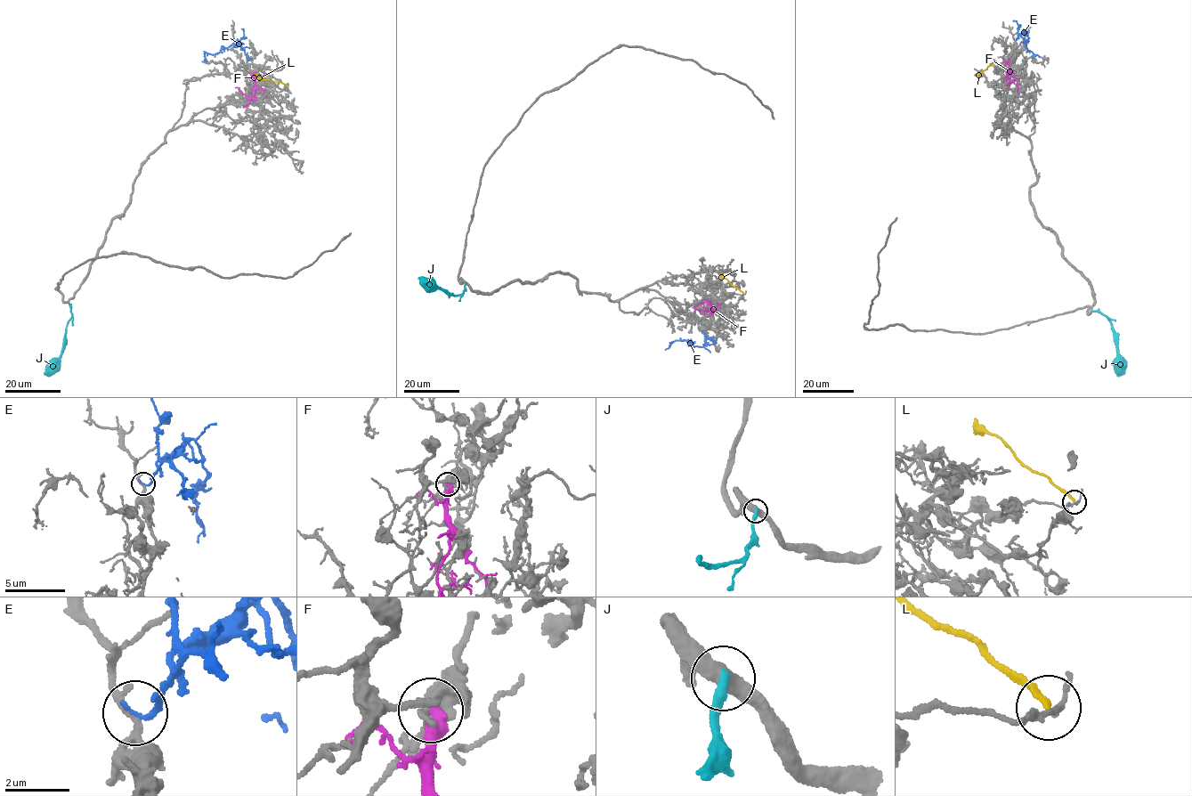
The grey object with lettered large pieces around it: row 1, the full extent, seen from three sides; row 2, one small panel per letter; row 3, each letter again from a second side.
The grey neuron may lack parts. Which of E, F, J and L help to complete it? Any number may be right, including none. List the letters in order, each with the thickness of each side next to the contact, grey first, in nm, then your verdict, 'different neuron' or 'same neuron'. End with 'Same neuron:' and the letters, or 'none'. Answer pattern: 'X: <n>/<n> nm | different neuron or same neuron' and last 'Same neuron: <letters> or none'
E: 240/170 nm | different neuron
F: 440/550 nm | different neuron
J: 440/320 nm | different neuron
L: 180/180 nm | different neuron
Same neuron: none

